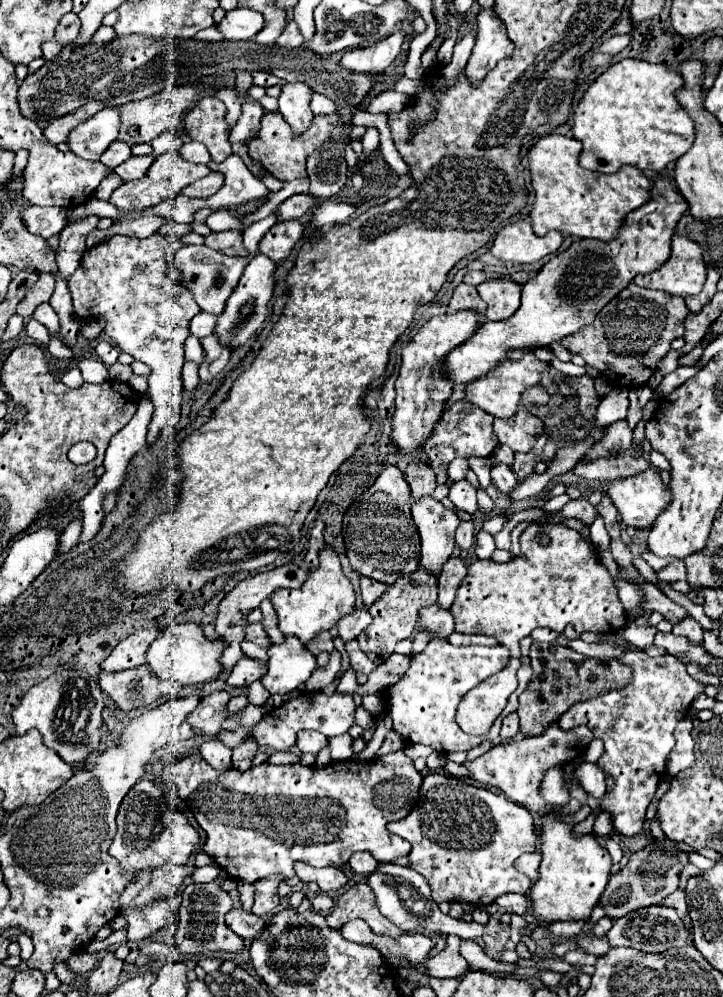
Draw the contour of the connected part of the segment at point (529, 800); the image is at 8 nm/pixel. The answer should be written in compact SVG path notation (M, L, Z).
M552 724L542 736L534 738L522 738L512 740L506 744L498 744L490 748L486 754L478 756L474 762L464 762L464 766L472 772L472 778L480 784L498 788L504 792L504 796L532 812L544 814L548 812L548 802L540 796L540 784L544 780L544 772L548 768L554 768L556 764L570 764L570 760L578 760L586 746L592 742L592 730L586 726L578 726L574 730L564 732L562 728L556 728L558 724Z

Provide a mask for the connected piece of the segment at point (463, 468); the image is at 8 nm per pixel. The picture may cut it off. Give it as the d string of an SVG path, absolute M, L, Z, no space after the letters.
M456 458L454 462L450 462L448 466L448 476L452 480L464 480L466 478L466 472L468 472L468 462L464 458Z

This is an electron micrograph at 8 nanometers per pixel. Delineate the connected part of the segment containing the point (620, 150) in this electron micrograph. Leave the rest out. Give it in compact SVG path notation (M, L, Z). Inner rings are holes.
M644 60L612 64L580 100L574 112L572 134L584 144L580 164L586 170L612 174L630 164L648 172L662 172L694 144L694 120L678 104L674 92L684 86L678 72Z

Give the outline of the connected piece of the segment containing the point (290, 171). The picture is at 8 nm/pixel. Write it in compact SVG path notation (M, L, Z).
M274 112L274 114L264 114L262 118L262 130L260 130L260 136L254 138L248 144L248 154L253 160L258 160L260 164L266 166L266 170L276 176L278 180L282 182L290 182L290 180L296 180L298 178L307 177L306 172L306 158L314 152L316 146L322 146L330 136L332 136L332 130L336 126L338 120L338 114L332 116L315 116L312 124L304 132L304 138L302 136L294 136L290 126L282 120L280 112Z

